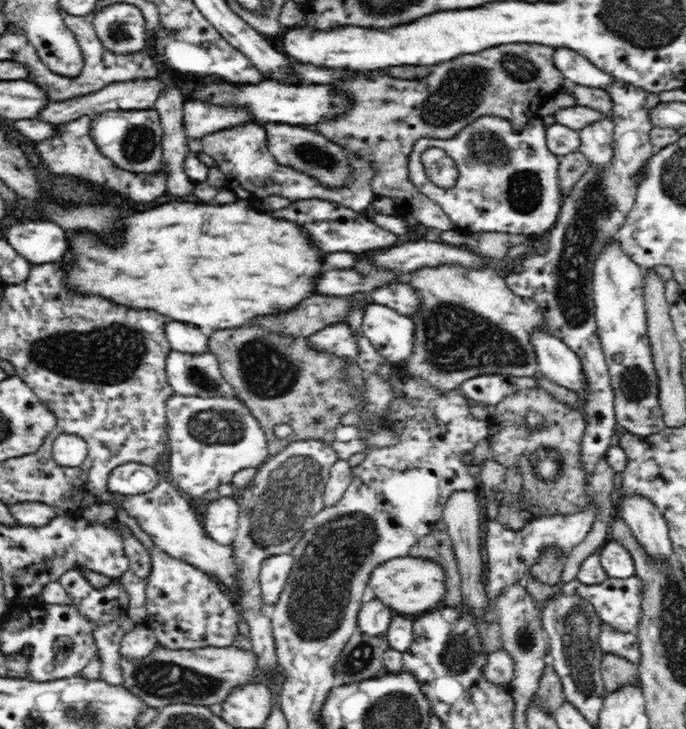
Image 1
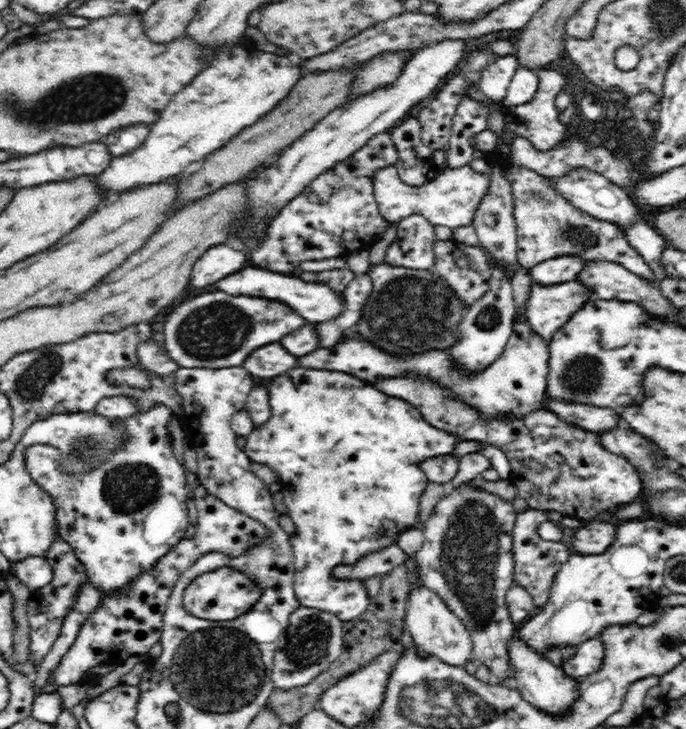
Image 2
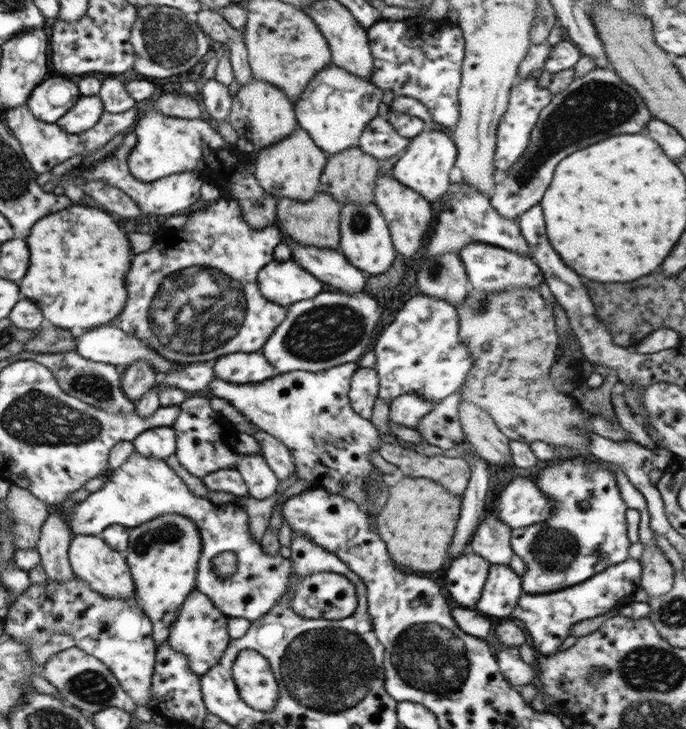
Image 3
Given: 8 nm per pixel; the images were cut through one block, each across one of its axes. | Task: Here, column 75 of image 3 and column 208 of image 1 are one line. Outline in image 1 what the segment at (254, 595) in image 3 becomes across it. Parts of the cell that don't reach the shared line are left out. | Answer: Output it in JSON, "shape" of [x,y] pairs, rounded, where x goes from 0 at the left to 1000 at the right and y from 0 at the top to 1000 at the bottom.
{"shape":[[[321,680],[312,689],[306,689],[294,702],[294,719],[297,730],[321,743],[321,746],[338,746],[347,735],[347,711],[350,711],[350,680]]]}

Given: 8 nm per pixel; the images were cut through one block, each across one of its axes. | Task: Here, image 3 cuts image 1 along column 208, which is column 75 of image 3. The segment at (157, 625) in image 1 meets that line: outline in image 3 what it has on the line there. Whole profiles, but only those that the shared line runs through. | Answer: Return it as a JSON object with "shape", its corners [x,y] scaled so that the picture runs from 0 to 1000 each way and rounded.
{"shape":[[[106,790],[101,798],[66,798],[45,801],[34,818],[22,820],[10,842],[7,872],[34,881],[45,892],[51,914],[63,914],[74,900],[101,889],[118,889],[130,900],[147,905],[159,922],[171,930],[176,944],[203,968],[214,968],[220,960],[220,933],[226,919],[223,856],[203,834],[197,820],[173,823],[136,812],[118,793]]]}

